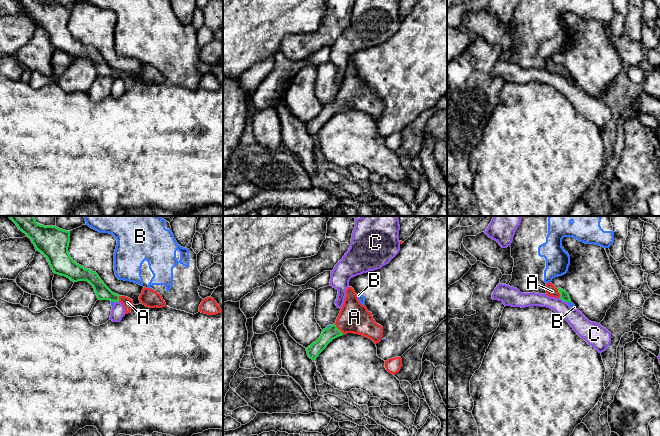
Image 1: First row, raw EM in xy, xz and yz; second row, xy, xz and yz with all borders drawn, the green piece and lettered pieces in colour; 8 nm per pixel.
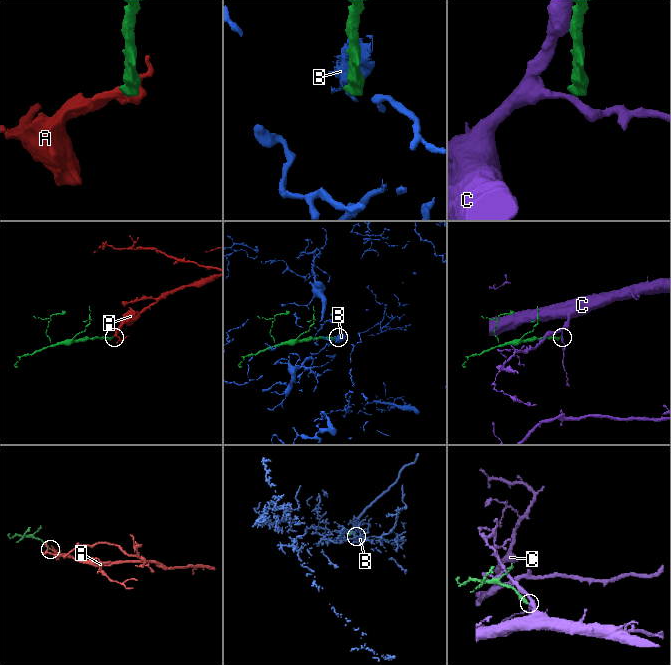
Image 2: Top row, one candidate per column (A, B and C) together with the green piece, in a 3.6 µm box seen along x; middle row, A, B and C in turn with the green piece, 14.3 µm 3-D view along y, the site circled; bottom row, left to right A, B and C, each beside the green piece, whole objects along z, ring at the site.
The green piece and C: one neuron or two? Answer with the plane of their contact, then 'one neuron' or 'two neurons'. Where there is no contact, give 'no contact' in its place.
meets green in yz; two neurons

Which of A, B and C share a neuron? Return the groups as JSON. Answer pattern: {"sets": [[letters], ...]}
{"sets": [["A"], ["B"], ["C"]]}

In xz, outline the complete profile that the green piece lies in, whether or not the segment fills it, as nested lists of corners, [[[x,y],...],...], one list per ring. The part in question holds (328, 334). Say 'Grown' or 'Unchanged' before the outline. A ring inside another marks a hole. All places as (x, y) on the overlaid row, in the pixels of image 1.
Grown. [[[352,287],[346,290],[346,297],[336,322],[323,329],[321,336],[306,348],[310,359],[316,360],[319,354],[333,339],[346,333],[354,333],[371,339],[375,344],[383,337],[383,327],[375,322],[372,313],[362,305]]]

